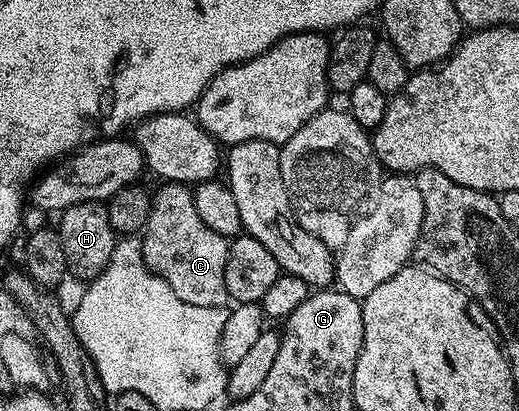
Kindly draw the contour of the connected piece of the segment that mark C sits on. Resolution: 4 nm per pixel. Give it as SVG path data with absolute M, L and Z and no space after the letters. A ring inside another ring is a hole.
M167 182L152 195L150 216L142 239L142 255L150 270L158 275L188 305L222 307L227 302L224 265L230 243L220 233L212 233L200 213L196 213L194 192L185 183ZM225 301L225 302L224 302Z

